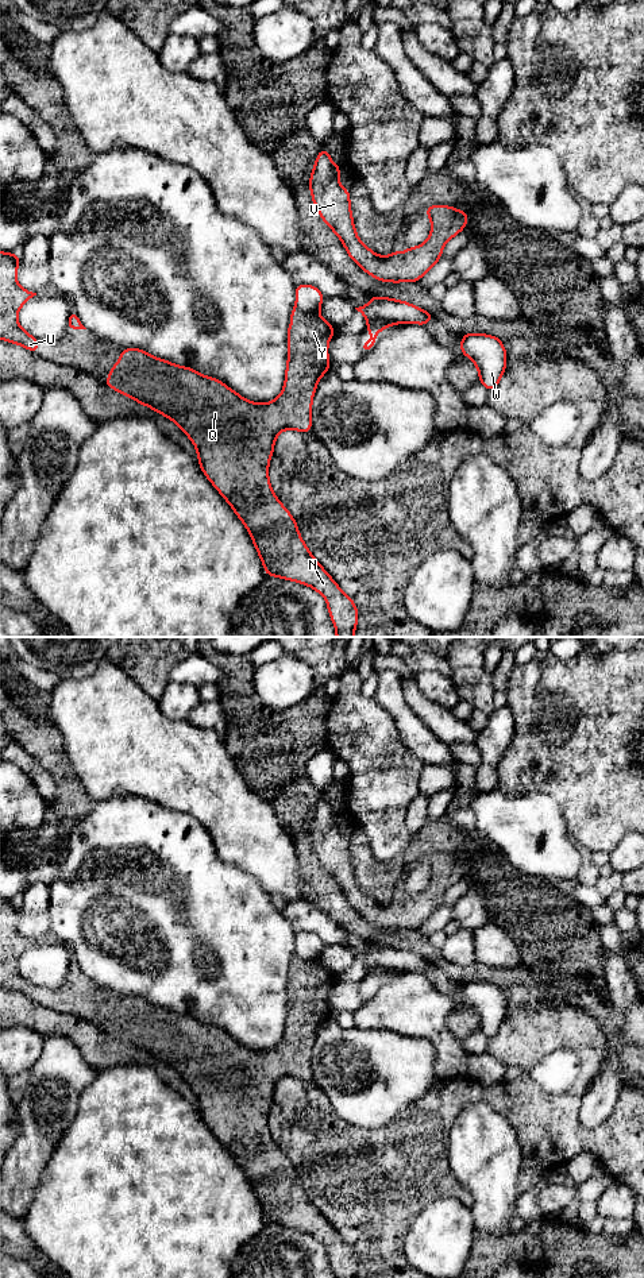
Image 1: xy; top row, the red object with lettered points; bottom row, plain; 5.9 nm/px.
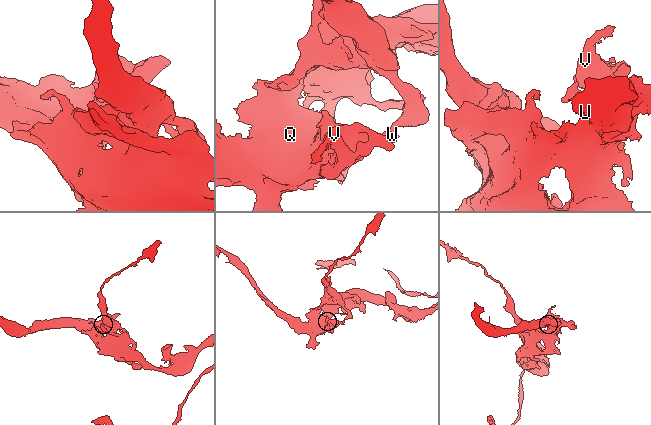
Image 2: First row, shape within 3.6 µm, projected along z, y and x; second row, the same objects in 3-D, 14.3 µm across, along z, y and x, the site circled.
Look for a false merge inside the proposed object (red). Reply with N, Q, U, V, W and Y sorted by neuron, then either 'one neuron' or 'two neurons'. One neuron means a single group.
groups N Q U V Y / W; two neurons

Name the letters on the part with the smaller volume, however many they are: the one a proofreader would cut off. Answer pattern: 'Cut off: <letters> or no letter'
Cut off: W

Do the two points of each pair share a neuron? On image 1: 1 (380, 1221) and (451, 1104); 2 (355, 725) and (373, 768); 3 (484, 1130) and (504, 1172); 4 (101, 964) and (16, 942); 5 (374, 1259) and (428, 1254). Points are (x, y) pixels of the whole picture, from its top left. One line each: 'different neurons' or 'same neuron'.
1: same neuron
2: same neuron
3: same neuron
4: different neurons
5: different neurons

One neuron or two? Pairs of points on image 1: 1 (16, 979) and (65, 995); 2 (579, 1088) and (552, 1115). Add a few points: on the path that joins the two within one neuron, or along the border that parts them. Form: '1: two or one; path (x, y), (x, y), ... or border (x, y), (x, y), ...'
1: one; path (29, 989), (42, 996), (53, 996)
2: one; path (573, 1095), (559, 1108)

